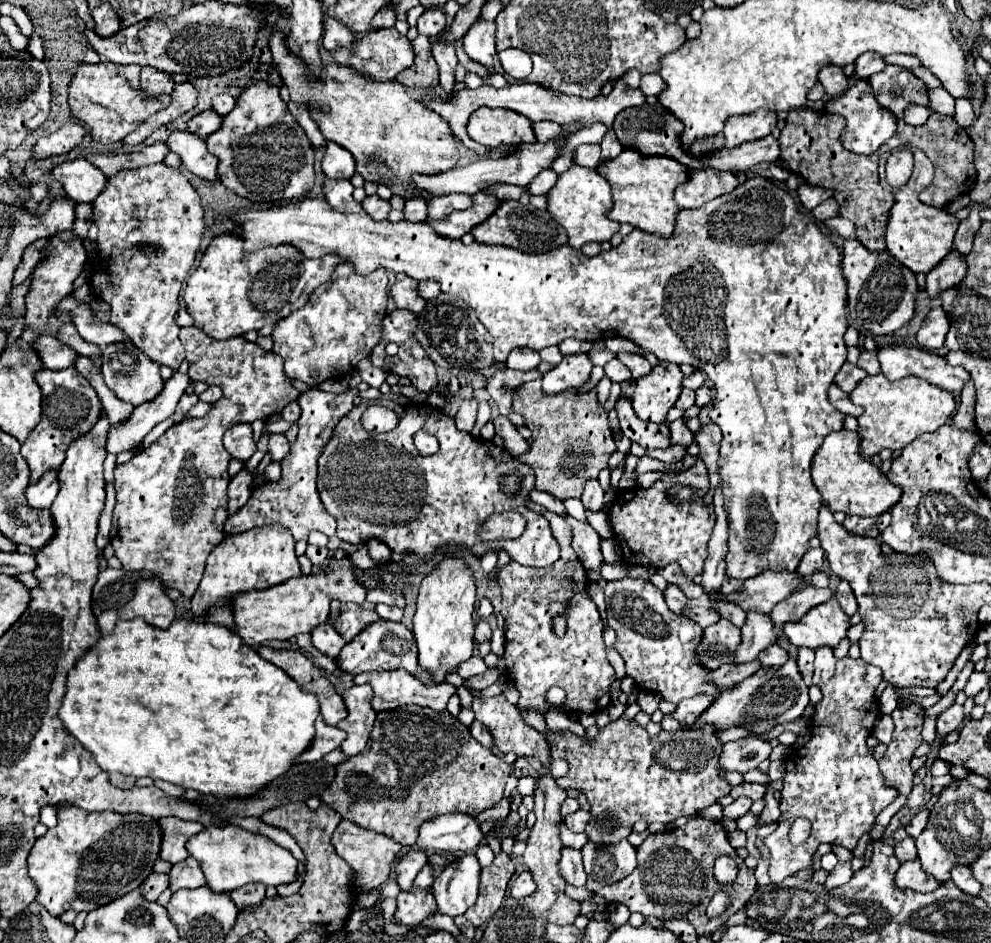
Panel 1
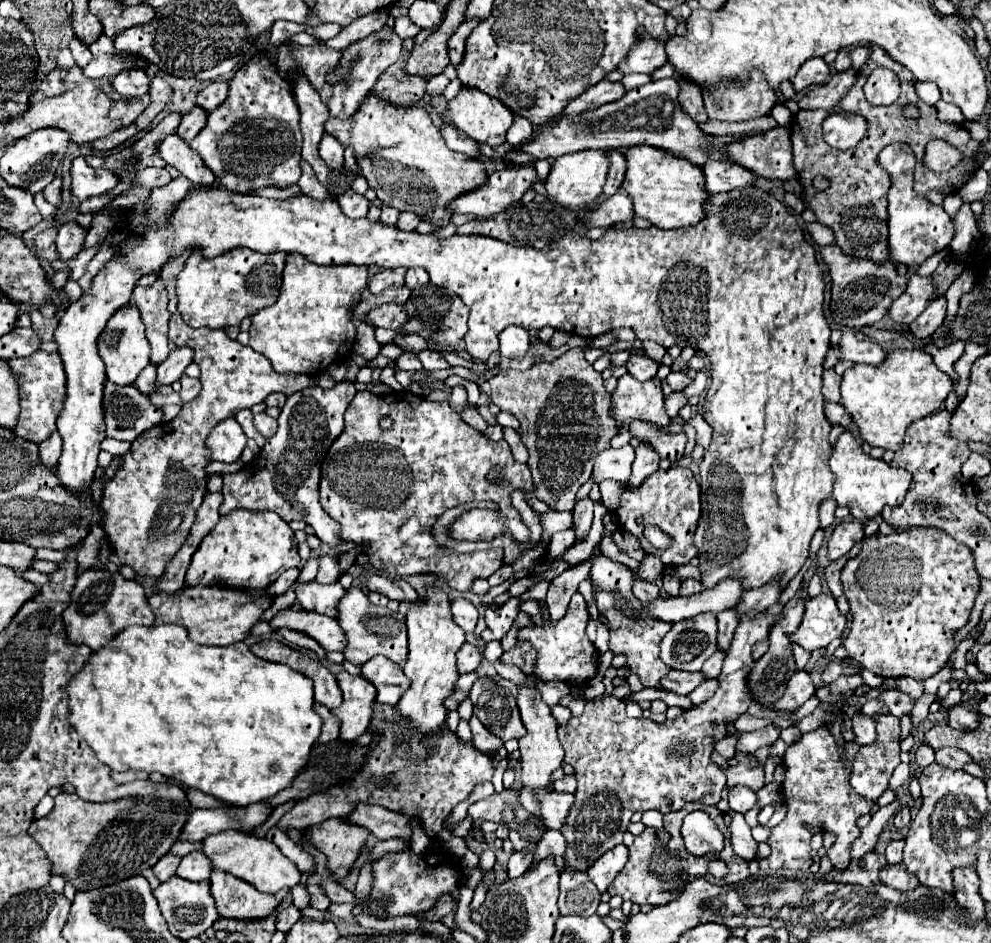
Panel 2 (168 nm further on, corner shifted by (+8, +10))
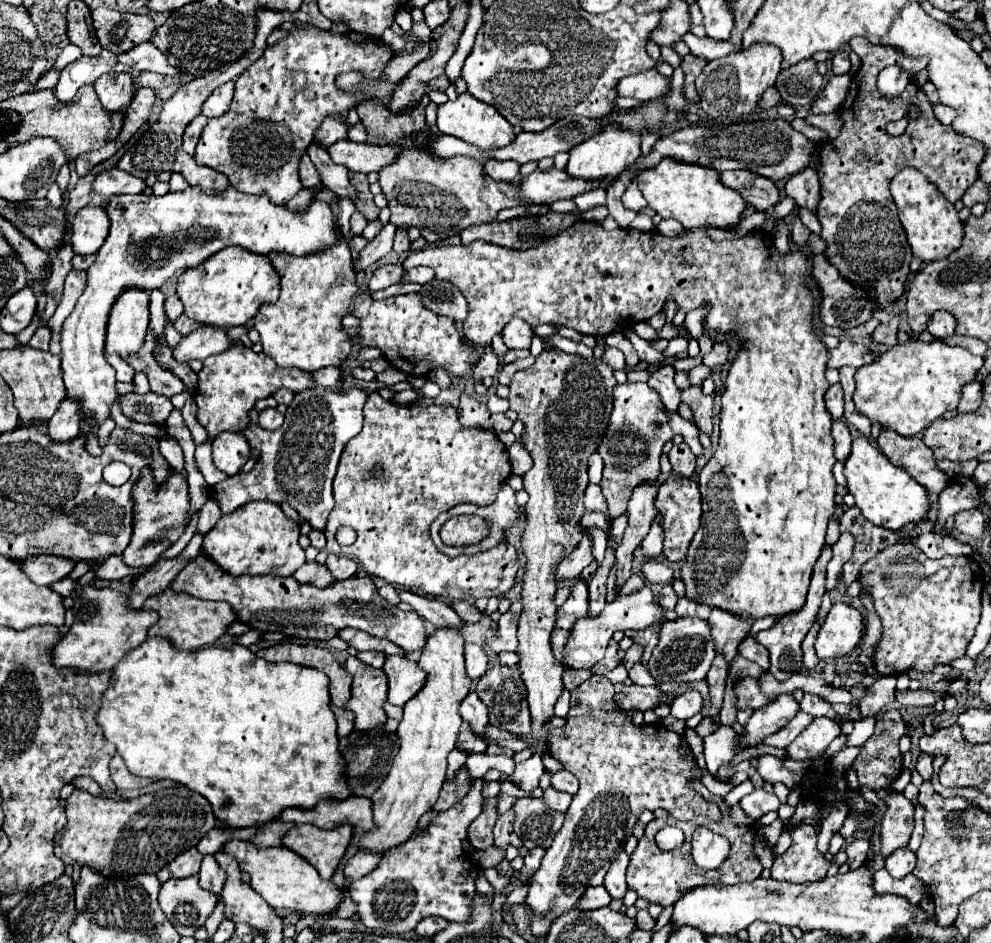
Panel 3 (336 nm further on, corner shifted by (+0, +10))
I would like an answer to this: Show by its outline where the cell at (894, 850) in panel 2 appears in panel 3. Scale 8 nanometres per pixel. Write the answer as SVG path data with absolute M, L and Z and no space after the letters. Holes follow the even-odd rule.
M908 846L902 850L894 850L894 854L886 858L886 870L894 878L904 878L914 870L914 866L916 866L916 854Z

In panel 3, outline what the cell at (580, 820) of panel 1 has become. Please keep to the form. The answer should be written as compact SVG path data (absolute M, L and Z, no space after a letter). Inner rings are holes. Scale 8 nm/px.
M550 786L550 788L546 788L546 790L544 790L542 800L544 800L544 802L546 802L546 806L550 806L552 810L566 812L566 810L568 810L568 806L570 806L570 802L572 802L572 796L570 796L570 794L566 794L566 792L556 790L554 786Z

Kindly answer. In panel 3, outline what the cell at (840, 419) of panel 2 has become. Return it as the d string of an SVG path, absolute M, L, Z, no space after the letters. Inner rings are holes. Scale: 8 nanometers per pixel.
M842 420L834 422L832 424L832 436L834 436L834 446L836 446L836 458L844 460L850 454L850 442L852 442L848 424Z

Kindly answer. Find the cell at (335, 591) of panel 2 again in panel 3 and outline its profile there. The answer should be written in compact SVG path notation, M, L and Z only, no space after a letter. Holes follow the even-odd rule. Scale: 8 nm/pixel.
M304 562L304 566L300 566L296 572L294 572L294 578L302 584L312 584L312 586L332 586L334 578L328 570L328 566L322 566L318 562Z

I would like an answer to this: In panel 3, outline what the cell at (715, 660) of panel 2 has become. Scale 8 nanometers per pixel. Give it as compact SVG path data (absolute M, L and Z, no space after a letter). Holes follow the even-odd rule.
M698 690L684 692L684 694L676 696L672 702L672 716L682 718L682 720L692 718L700 710L702 710L702 694Z

